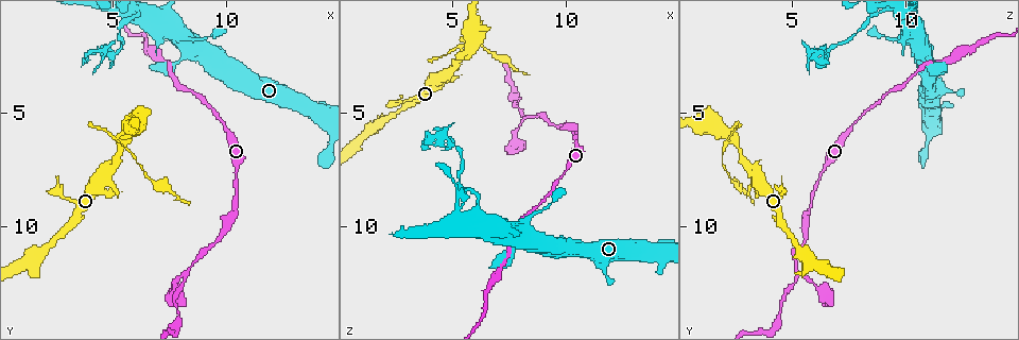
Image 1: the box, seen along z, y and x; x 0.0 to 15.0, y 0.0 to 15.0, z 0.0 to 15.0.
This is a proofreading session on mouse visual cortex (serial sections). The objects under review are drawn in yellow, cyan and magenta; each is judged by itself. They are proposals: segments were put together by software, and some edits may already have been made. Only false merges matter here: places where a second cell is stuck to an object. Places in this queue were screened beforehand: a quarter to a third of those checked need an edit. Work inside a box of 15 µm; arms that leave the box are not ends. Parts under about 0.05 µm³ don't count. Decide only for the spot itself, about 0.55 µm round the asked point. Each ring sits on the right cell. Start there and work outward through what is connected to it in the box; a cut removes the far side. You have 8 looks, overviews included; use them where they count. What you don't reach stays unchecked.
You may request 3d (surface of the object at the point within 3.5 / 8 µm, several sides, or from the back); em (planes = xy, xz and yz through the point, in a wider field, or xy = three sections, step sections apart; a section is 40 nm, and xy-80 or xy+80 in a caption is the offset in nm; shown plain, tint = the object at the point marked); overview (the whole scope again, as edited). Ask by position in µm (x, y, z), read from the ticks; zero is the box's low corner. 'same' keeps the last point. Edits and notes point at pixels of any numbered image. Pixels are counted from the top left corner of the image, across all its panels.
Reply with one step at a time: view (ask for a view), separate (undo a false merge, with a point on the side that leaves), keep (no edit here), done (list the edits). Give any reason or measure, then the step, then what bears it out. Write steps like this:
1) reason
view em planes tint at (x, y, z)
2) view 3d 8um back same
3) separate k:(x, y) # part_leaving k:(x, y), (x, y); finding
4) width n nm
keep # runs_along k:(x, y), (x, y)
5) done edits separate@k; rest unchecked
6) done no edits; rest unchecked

three arms meet
view 3d 3.5um at (5.4, 6.2, 2.5)

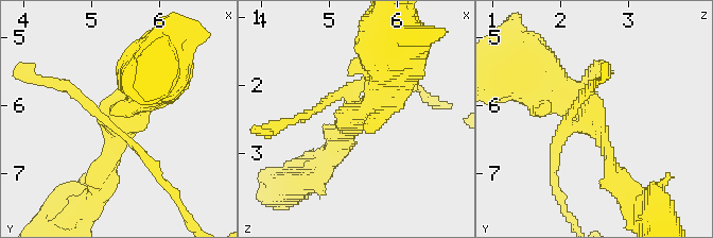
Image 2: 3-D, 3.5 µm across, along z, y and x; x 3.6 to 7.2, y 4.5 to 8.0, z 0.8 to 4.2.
need the tissue
view em xy step 3 tint at (5.40, 6.25, 2.45)

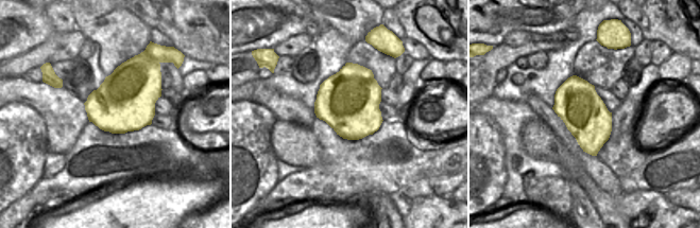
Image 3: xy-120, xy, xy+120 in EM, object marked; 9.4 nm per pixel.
keep # runs_along 2:(621, 182), (600, 133), (544, 84); all the same cell

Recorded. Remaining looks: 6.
view 3d 3.5um at (4.9, 2.3, 6.5)

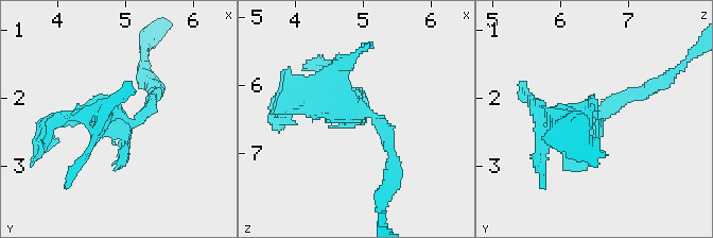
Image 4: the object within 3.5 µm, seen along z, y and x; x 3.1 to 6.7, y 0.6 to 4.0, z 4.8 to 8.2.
separate 4:(343, 95) # part_leaving 4:(370, 113), (344, 86), (348, 62), (370, 45); two cells meet here

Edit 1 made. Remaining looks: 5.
three arms meet
view 3d 3.5um at (8.2, 12.1, 5.3)

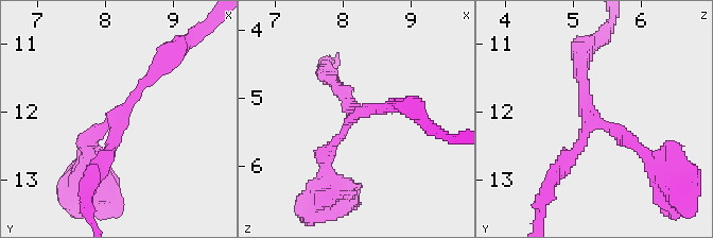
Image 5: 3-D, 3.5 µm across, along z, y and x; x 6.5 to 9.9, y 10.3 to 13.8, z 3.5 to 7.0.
now the EM
view em xy step 3 tint at (8.20, 12.05, 5.25)

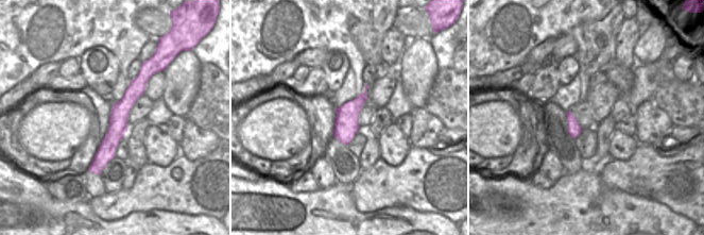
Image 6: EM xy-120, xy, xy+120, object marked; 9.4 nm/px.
arms 3; arm_widths 200, 200, 200 nm
keep # runs_along 5:(167, 61), (85, 146); all the same cell

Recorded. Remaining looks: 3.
done edits separate@4; rest unchecked

